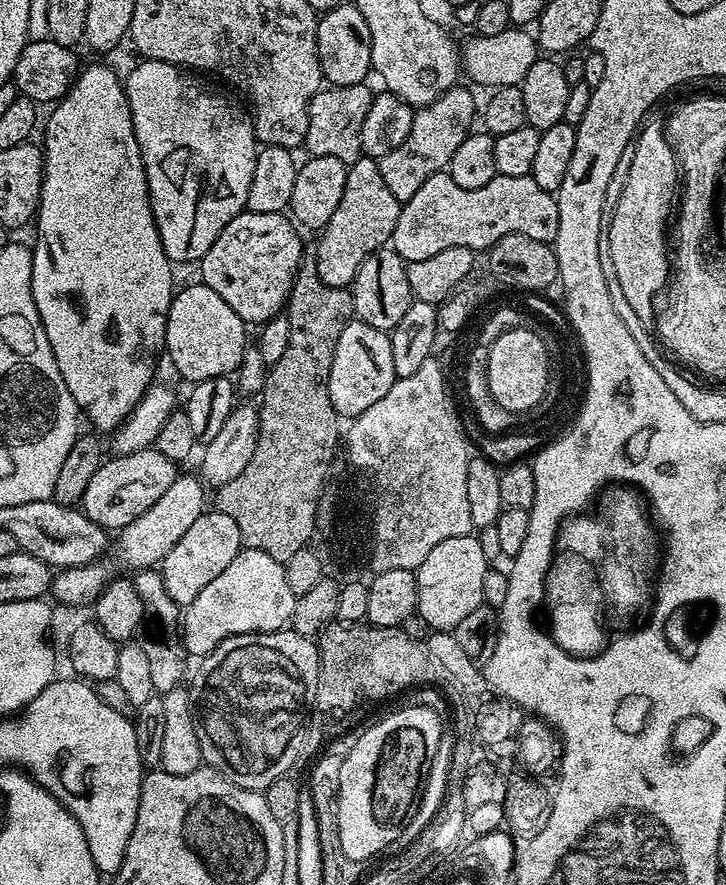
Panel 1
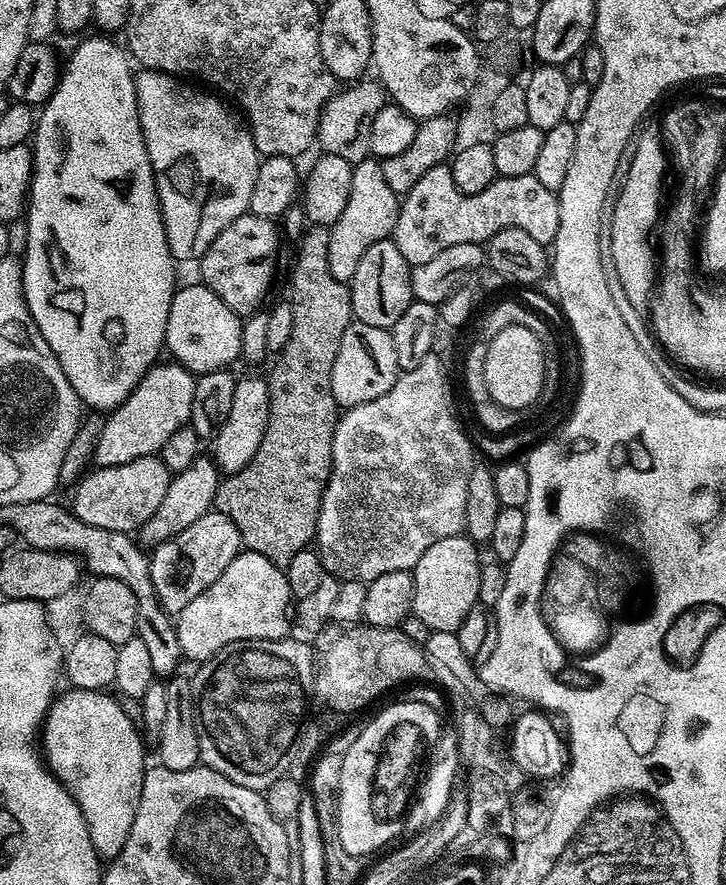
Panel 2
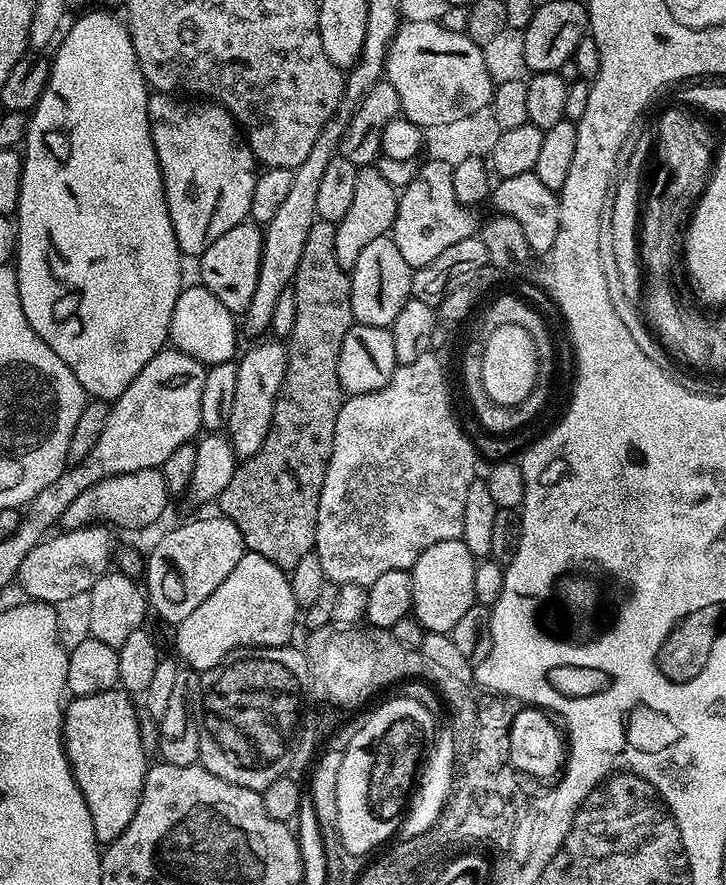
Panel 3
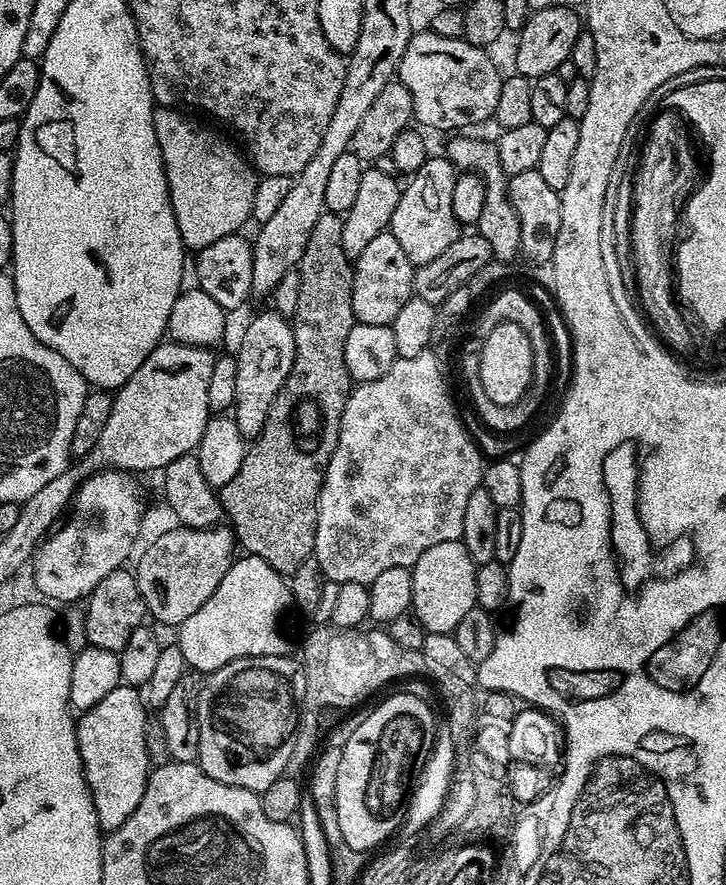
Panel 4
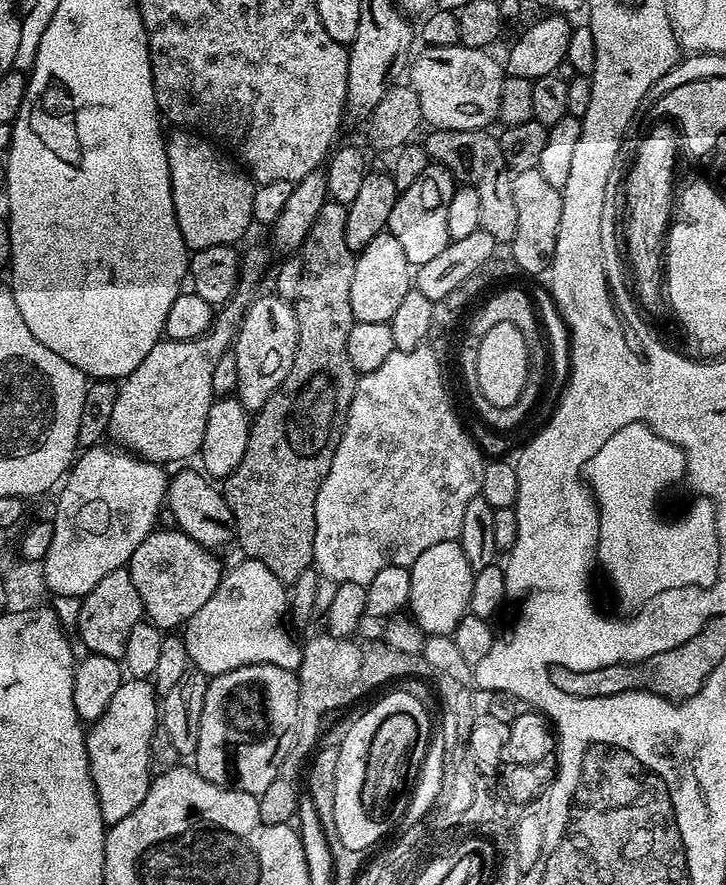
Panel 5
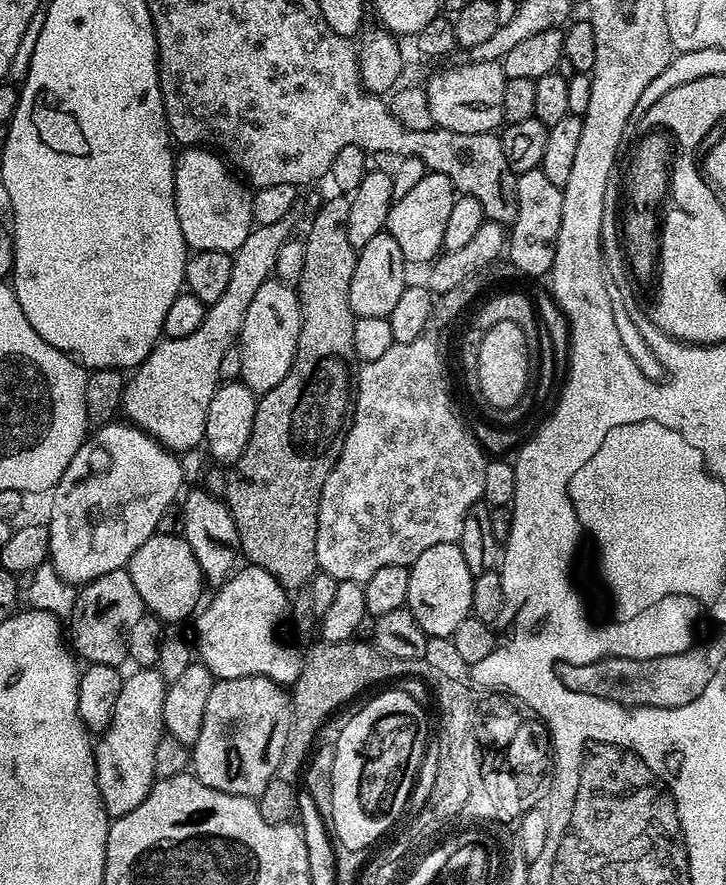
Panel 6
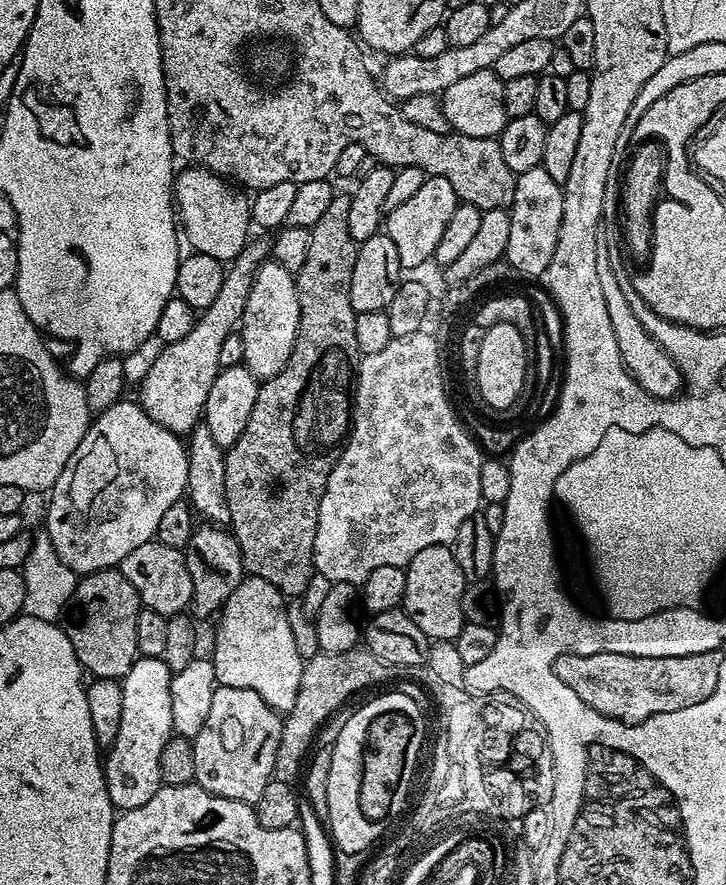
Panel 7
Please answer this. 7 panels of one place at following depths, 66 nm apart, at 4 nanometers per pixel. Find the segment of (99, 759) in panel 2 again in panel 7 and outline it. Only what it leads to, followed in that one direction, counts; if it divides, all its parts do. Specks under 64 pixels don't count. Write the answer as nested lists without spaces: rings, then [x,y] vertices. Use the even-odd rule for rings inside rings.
[[[140,656],[122,677],[122,726],[118,726],[118,738],[114,738],[102,760],[110,802],[120,812],[150,802],[162,786],[158,758],[162,758],[162,746],[174,734],[170,718],[172,674],[161,657]]]

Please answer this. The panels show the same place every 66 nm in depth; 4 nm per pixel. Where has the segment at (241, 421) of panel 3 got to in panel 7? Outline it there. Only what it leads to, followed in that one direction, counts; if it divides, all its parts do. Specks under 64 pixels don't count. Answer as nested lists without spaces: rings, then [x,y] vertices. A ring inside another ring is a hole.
[[[267,259],[254,274],[254,282],[250,286],[250,294],[246,298],[246,310],[240,319],[238,334],[242,338],[242,354],[244,367],[254,374],[257,380],[263,382],[274,378],[290,362],[290,354],[294,354],[294,342],[298,334],[300,307],[298,306],[298,290],[296,277],[274,259]]]

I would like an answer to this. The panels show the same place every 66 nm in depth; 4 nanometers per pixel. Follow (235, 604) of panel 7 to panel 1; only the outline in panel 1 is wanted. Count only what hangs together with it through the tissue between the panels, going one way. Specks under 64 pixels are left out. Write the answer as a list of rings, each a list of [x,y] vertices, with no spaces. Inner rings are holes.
[[[244,548],[234,562],[183,609],[184,649],[189,657],[203,658],[231,636],[281,631],[291,621],[295,605],[296,595],[286,582],[284,566],[270,558],[270,554],[262,554],[262,550]]]

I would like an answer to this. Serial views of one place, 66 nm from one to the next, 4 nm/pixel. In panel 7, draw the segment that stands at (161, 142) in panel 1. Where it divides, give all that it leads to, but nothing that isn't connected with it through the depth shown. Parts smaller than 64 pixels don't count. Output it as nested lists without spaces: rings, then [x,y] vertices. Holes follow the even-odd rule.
[[[188,166],[183,169],[185,172],[175,177],[174,180],[174,204],[178,209],[178,220],[182,225],[182,236],[187,247],[192,252],[210,254],[210,258],[218,258],[222,262],[235,260],[236,255],[244,249],[244,245],[250,239],[248,228],[252,224],[252,210],[249,197],[243,191],[237,190],[225,177],[215,176],[208,168],[199,166]]]

